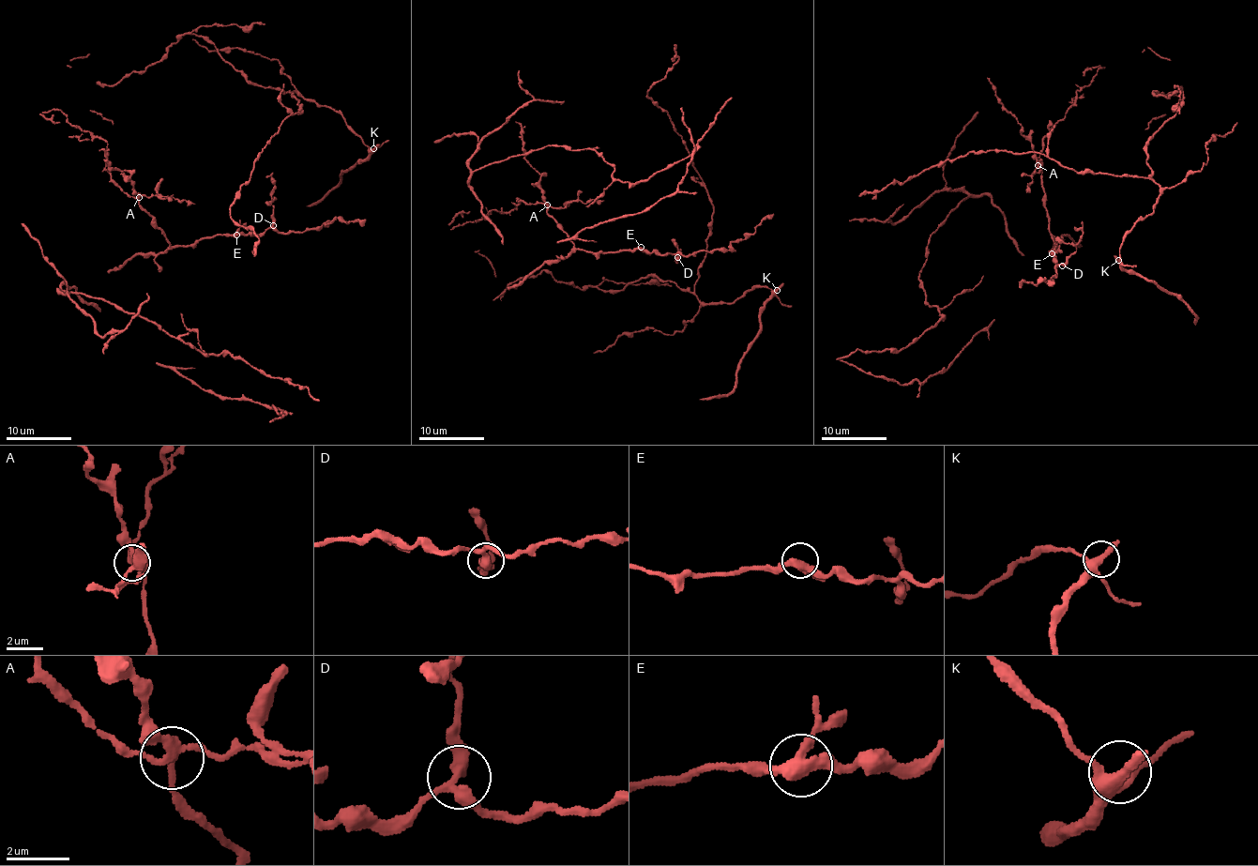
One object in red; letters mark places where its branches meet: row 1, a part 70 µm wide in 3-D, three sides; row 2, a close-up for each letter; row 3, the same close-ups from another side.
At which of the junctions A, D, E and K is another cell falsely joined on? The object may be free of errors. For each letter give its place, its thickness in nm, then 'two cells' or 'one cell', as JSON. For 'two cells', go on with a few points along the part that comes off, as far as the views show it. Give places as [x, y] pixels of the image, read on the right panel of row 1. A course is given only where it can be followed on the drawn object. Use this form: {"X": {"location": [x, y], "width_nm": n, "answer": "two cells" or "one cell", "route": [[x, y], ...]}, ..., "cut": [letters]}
{"A": {"location": [1038, 165], "width_nm": 320, "answer": "two cells", "route": [[1038, 165], [1042, 141], [1074, 102], [1077, 91], [1089, 84], [1098, 69], [1102, 68], [1087, 68], [1083, 75]]}, "D": {"location": [1062, 265], "width_nm": 300, "answer": "one cell"}, "E": {"location": [1052, 253], "width_nm": 320, "answer": "one cell"}, "K": {"location": [1118, 260], "width_nm": 320, "answer": "one cell"}, "cut": ["A"]}

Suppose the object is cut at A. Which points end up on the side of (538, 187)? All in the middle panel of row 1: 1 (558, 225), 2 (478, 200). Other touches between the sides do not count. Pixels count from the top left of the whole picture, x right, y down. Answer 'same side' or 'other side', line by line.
1: same side
2: same side

